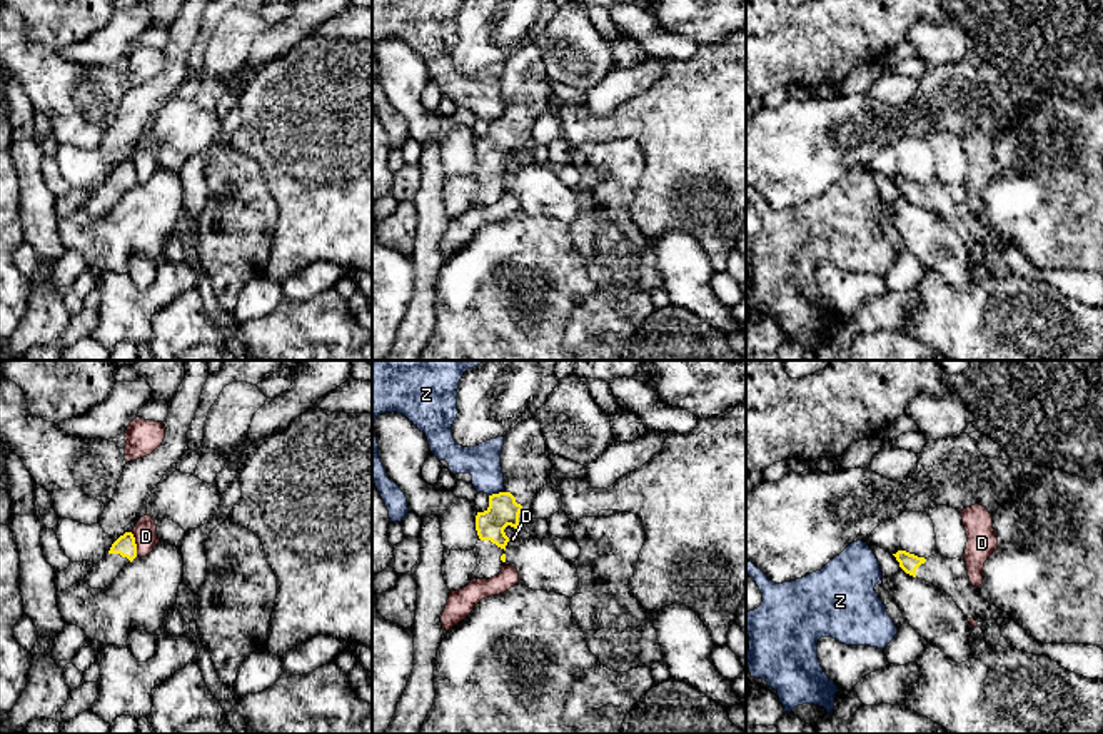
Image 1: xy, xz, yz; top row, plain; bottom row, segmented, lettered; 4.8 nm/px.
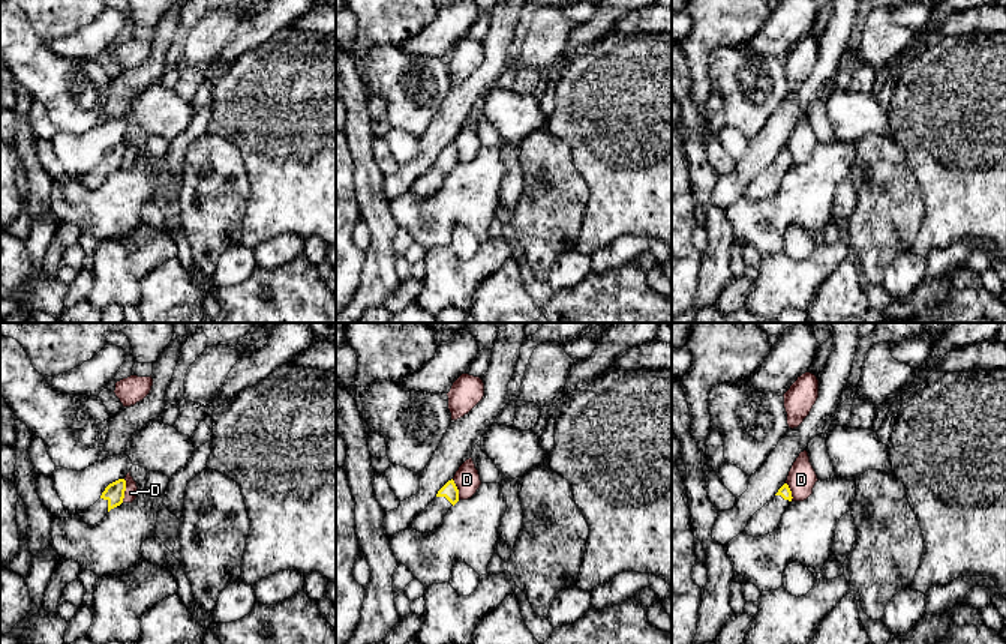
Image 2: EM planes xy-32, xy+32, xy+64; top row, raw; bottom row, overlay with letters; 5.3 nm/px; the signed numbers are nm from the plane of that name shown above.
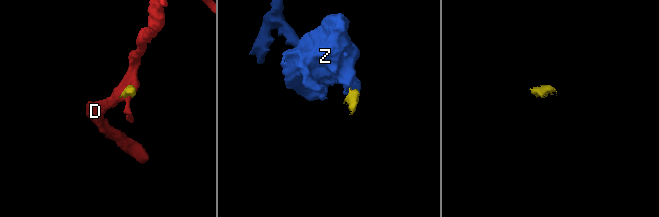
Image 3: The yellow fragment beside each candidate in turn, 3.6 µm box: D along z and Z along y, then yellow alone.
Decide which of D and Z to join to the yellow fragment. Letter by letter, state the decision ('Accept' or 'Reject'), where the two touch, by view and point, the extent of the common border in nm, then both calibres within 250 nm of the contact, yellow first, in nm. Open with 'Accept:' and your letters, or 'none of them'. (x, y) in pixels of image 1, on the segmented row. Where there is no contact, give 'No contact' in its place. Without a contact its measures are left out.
Accept: none of them
D: Reject. Touches yellow at xy (135, 544). Shared border 120 nm. Thickness 100 nm (yellow) against 110 nm
Z: Reject. Touches yellow at xz (494, 494). Shared border 60 nm. Thickness 150 nm (yellow) against 170 nm

